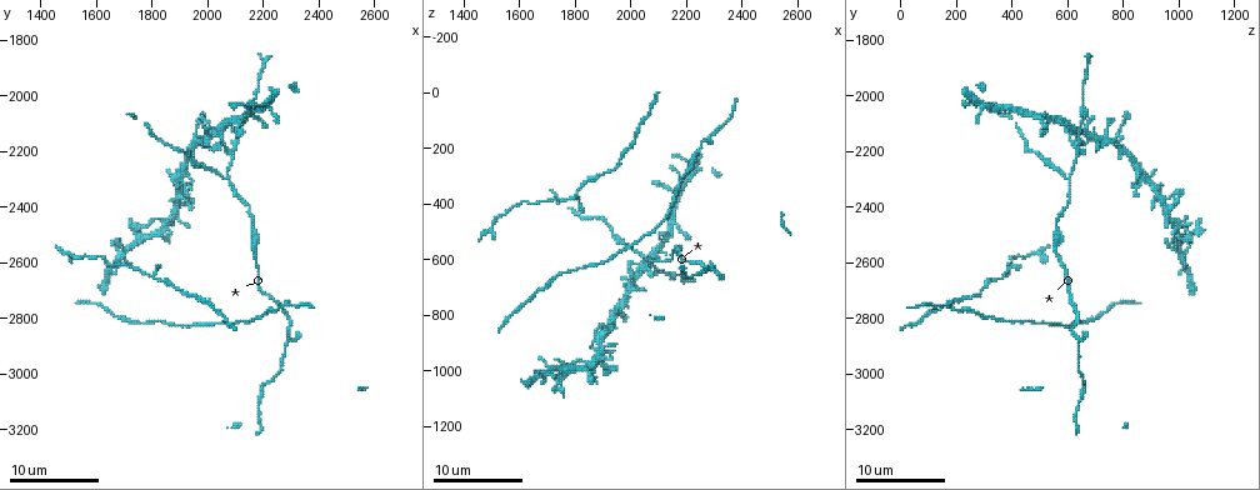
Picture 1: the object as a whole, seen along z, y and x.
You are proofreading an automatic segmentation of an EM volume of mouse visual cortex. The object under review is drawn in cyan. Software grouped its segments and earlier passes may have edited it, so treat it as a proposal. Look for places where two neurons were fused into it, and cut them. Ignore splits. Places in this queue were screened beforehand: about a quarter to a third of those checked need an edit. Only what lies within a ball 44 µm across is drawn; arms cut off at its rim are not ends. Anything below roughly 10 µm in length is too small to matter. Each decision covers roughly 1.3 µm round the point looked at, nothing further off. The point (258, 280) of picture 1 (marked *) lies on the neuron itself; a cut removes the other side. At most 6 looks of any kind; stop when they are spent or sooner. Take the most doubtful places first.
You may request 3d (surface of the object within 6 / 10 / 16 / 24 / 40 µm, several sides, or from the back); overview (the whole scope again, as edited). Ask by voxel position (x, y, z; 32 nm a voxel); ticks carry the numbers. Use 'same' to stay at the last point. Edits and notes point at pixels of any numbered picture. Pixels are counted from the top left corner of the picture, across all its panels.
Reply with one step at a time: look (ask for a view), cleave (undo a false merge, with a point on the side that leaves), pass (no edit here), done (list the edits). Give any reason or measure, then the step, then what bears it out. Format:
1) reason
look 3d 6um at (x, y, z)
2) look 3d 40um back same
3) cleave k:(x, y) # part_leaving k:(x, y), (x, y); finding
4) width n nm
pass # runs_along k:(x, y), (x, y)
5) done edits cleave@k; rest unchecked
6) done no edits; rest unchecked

three arms meet
look 3d 6um at (2070, 2290, 600)

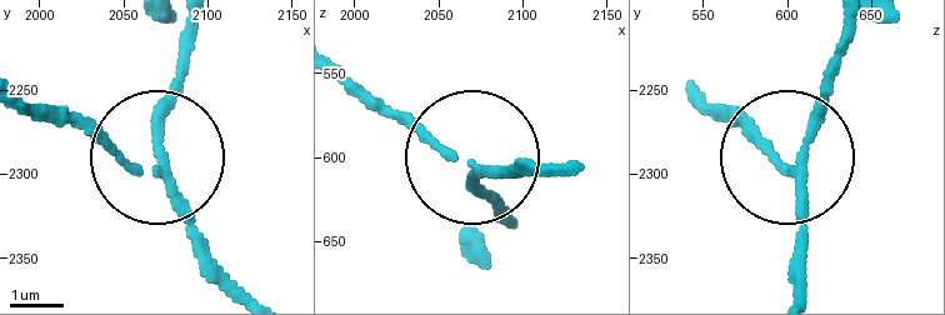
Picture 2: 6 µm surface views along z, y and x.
look 3d 6um back at (2070, 2292, 606)

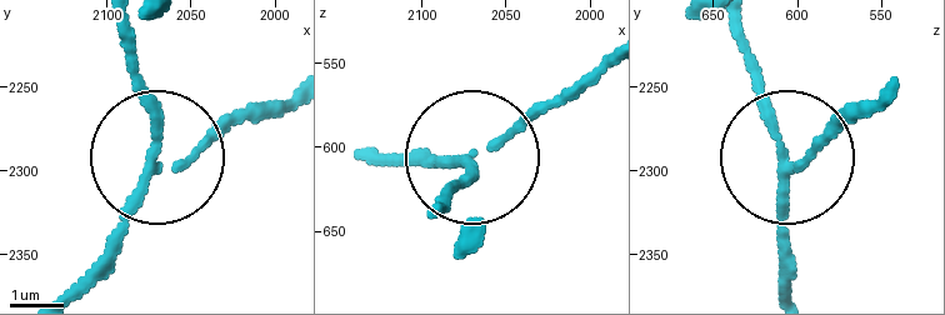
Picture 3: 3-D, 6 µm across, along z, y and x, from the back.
width 160 nm
pass # runs_along 3:(788, 288), (784, 168), (873, 104); all the same neuron

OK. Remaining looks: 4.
calibre changes
look 3d 16um at (2280, 2880, 640)

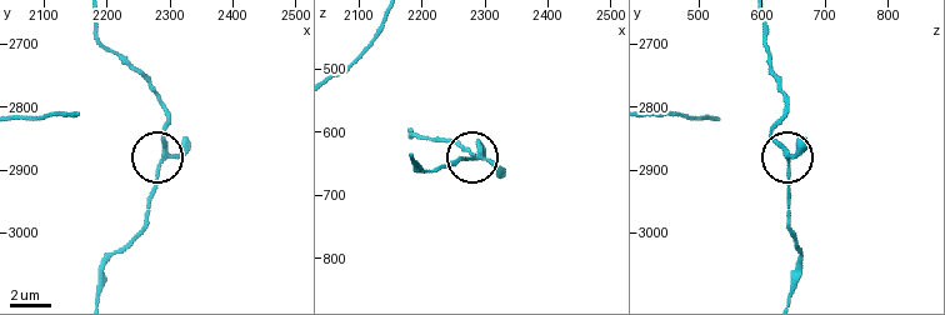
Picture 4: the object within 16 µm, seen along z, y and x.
pass # runs_along 4:(95, 24), (100, 43), (166, 113), (150, 213); one neuron here

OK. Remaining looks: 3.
a fork
look 3d 6um at (2030, 2120, 620)

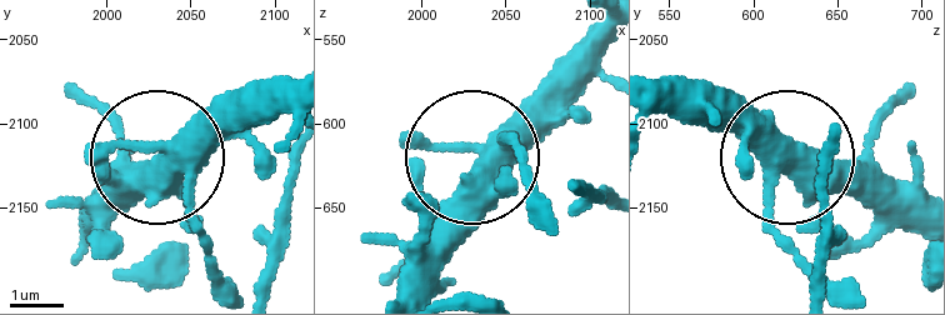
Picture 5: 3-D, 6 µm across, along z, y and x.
look 3d 6um back at (2034, 2116, 618)

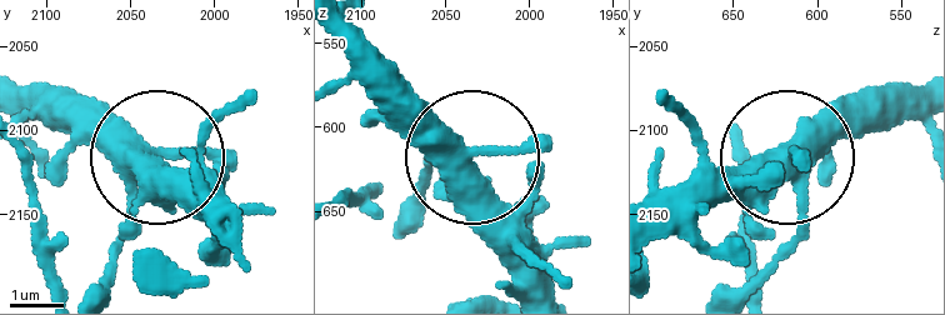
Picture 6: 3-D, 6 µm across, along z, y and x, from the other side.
side_arm 18 um
pass # all the same neuron

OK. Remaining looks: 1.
done no edits; rest unchecked

